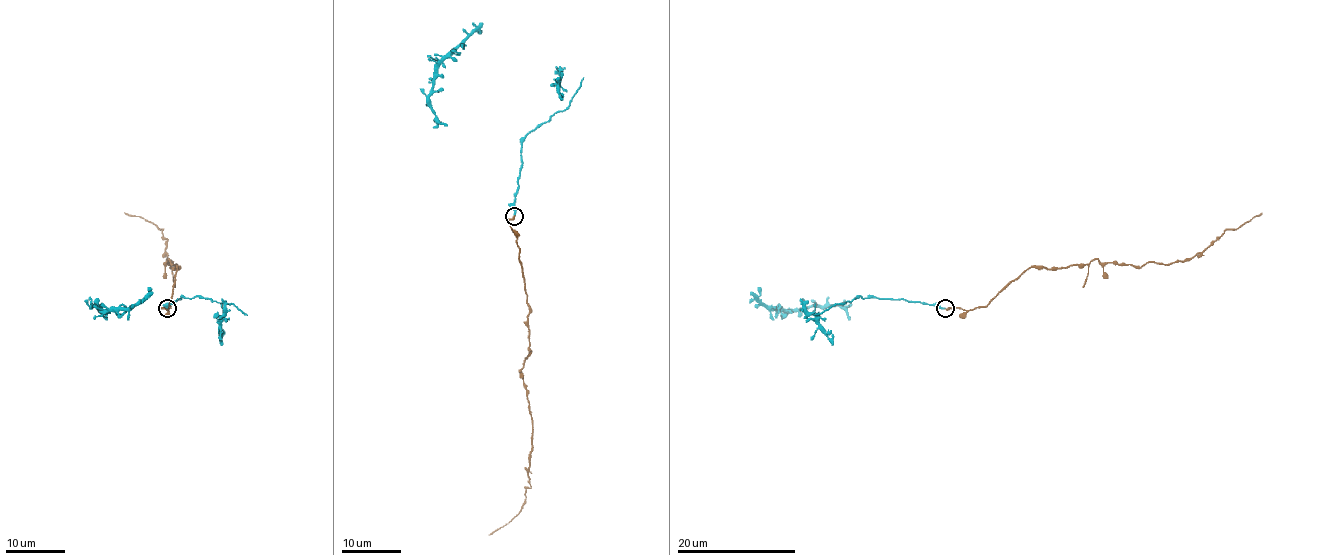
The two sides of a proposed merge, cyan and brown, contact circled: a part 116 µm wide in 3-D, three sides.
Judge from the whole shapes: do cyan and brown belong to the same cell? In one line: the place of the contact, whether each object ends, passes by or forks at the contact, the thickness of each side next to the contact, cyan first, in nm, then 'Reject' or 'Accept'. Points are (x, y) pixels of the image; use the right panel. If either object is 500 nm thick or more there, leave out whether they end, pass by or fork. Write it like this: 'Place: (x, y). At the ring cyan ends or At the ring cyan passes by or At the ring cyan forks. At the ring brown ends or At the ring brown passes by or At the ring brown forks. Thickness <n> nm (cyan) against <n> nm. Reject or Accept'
Place: (945, 308). At the ring cyan ends. At the ring brown ends. Thickness 180 nm (cyan) against 200 nm. Accept

